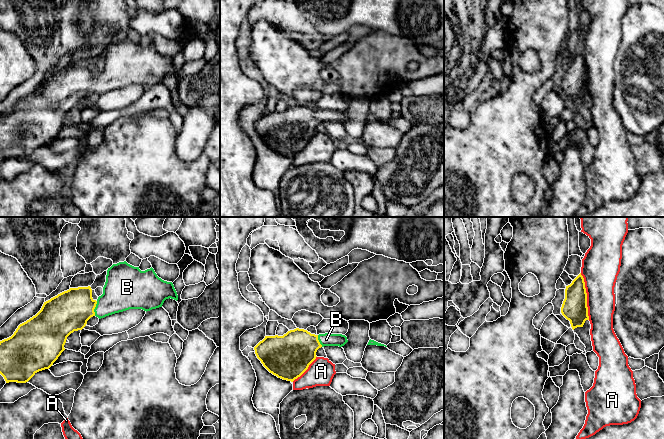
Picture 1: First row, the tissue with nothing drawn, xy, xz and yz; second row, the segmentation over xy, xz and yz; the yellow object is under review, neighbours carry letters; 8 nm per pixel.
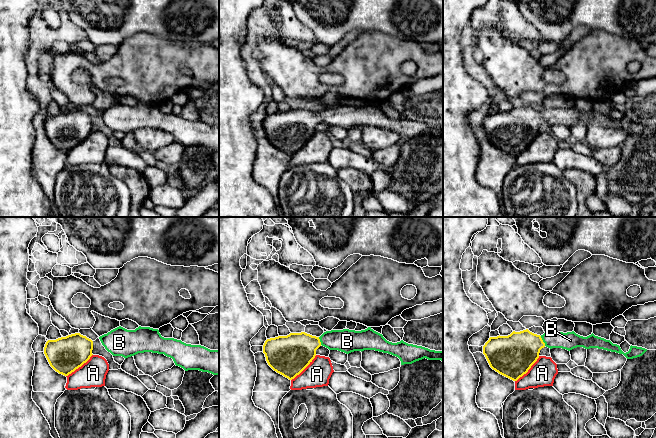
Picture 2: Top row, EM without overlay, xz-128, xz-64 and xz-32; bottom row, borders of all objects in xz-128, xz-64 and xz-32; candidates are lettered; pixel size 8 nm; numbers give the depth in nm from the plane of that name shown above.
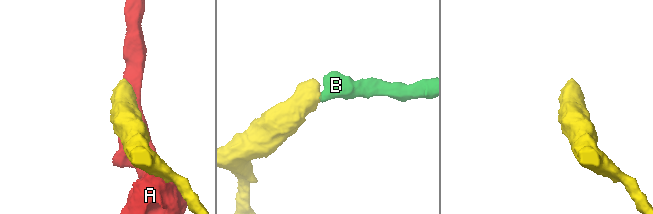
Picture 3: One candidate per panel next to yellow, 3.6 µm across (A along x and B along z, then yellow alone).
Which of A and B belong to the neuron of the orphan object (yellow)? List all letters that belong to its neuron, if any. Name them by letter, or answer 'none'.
B

